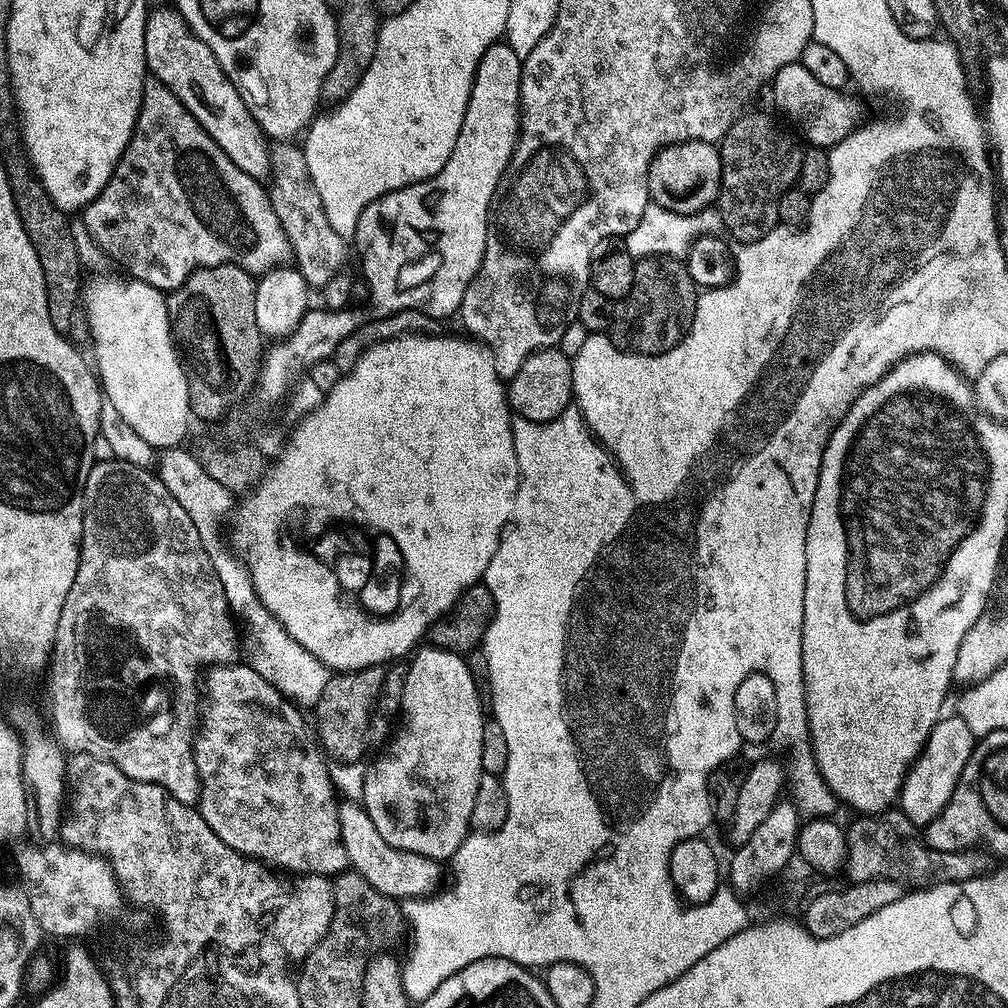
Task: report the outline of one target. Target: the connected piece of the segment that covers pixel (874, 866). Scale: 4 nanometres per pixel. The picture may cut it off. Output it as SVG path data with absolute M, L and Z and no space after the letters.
M889 810L886 812L874 812L871 814L860 814L855 817L856 821L852 825L847 825L847 842L848 842L848 853L845 855L844 865L842 867L843 874L845 873L849 877L847 878L851 883L857 884L858 882L870 882L871 880L893 880L899 884L903 884L912 890L919 890L921 888L931 888L933 884L949 884L950 882L962 882L963 880L969 880L975 876L985 875L989 871L990 865L988 865L989 857L980 850L969 850L966 852L943 852L942 850L934 850L929 848L924 843L924 837L921 829L917 825L910 822L910 818L906 818L906 814L899 810Z

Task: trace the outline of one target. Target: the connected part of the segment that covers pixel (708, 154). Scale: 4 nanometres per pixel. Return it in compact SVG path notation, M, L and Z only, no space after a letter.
M701 140L668 144L650 162L646 192L651 203L679 215L694 215L715 205L716 195L720 193L719 147Z

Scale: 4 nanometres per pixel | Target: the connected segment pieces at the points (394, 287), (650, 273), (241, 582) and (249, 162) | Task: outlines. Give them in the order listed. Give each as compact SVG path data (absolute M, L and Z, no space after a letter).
M506 42L490 45L478 62L470 102L466 106L466 118L462 118L462 130L458 130L458 142L454 142L454 150L450 158L446 158L446 166L442 166L442 170L429 180L387 192L362 210L354 248L356 244L364 259L364 280L381 313L414 310L433 318L455 317L459 313L466 286L470 286L484 261L488 207L492 205L492 195L504 177L512 151L516 148L516 138L520 135L521 63L522 57L514 54Z
M652 256L636 260L634 286L623 300L615 301L610 335L620 352L635 356L660 356L678 346L692 325L696 313L698 285L688 273L683 259Z
M204 536L202 546L205 544L208 544L206 554L212 552L212 556L220 556L220 560L214 564L214 574L218 574L218 582L222 582L228 611L242 625L242 640L252 668L258 670L258 674L262 674L262 678L266 678L266 682L274 685L277 692L289 701L300 706L315 706L318 698L322 698L322 690L326 690L330 675L328 667L314 658L306 646L294 642L286 626L282 626L282 622L266 608L258 596L258 590L254 588L252 575L248 573L248 566L243 559L239 555L232 556L233 549L228 544L220 548L220 540L216 540L216 536Z
M149 11L146 22L146 62L148 71L157 80L161 80L172 93L198 118L202 130L218 142L222 154L242 170L242 174L250 174L250 178L261 182L272 175L272 149L270 141L258 126L254 114L246 106L246 102L238 94L238 90L226 78L222 66L218 66L218 58L203 42L193 34L190 26L179 12Z

